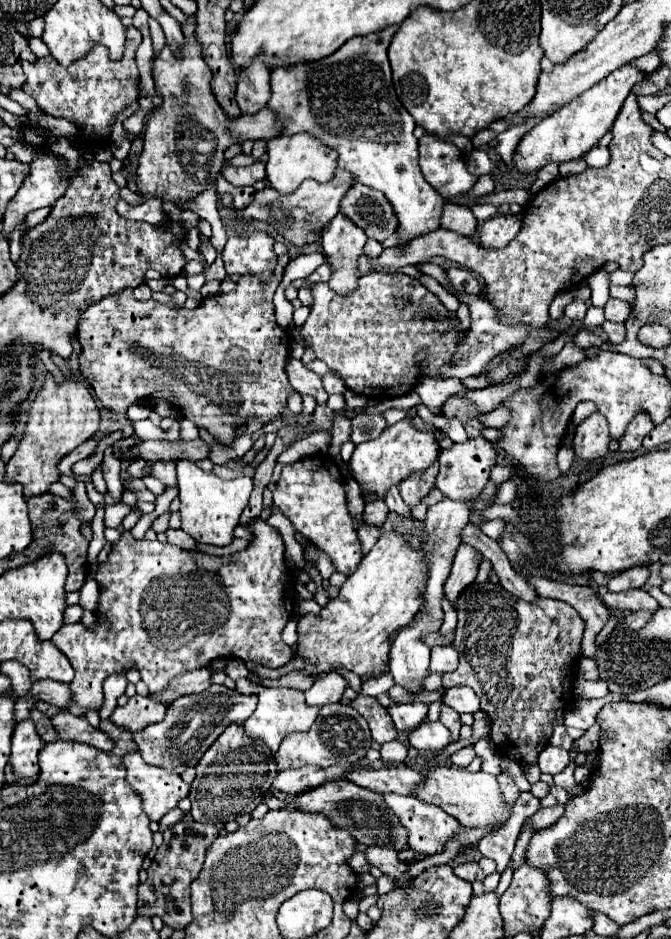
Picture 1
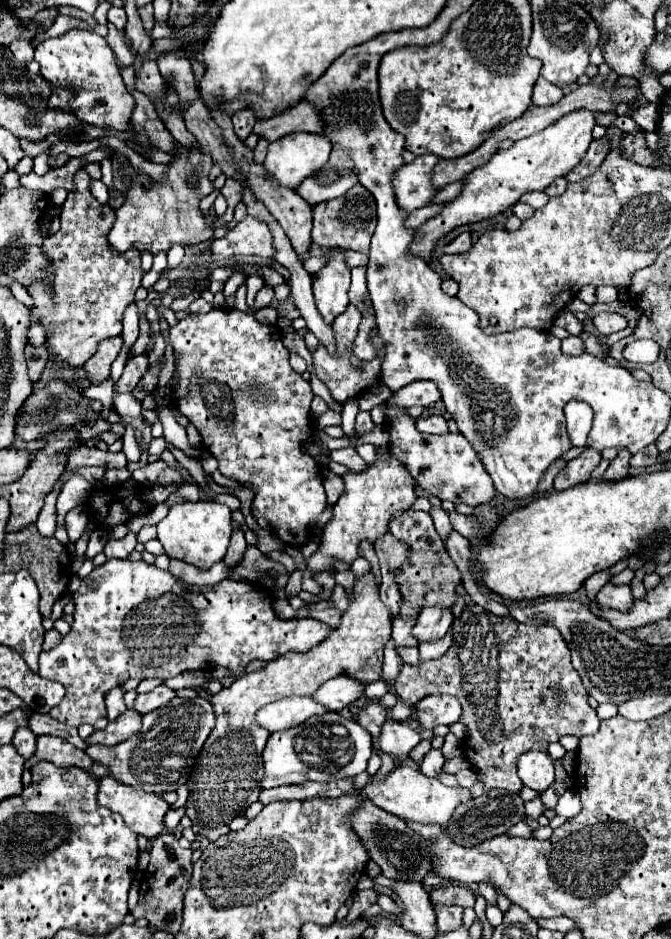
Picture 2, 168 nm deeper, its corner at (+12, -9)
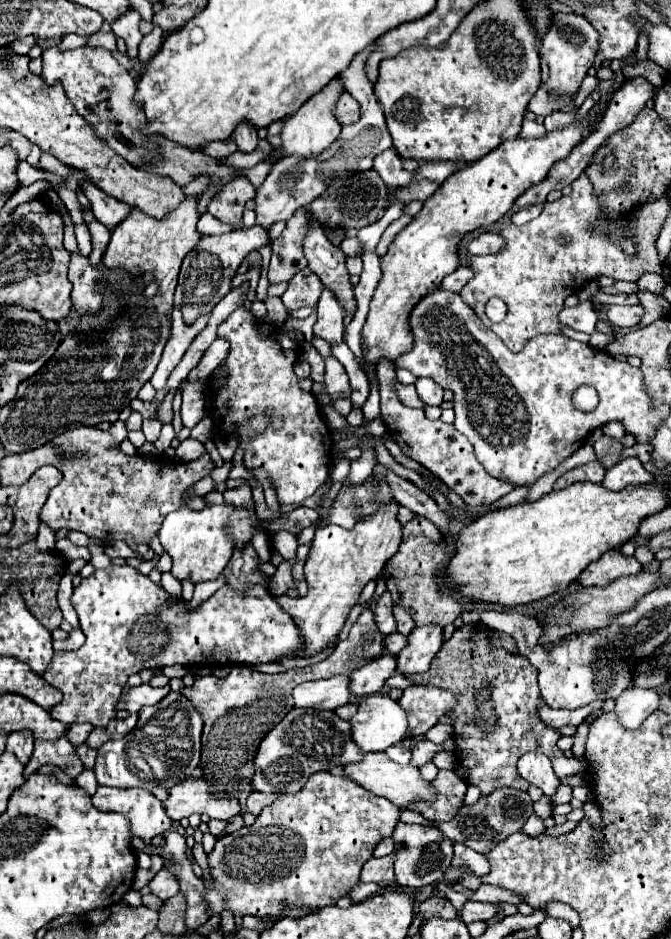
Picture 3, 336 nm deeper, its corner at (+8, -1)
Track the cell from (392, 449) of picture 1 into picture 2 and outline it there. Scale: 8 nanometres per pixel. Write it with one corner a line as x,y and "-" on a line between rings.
389,451
381,453
373,465
367,465
363,471
347,471
343,475
345,491
339,497
339,501
333,507
333,519
325,525
321,545
317,553
307,561
309,569
313,573
319,571
333,571
333,559
341,559
345,563
351,563
353,559
359,557
359,541
369,539
375,541
387,531
389,519
393,513
401,509
409,509
415,499
415,481
411,473
407,473
407,467
393,457

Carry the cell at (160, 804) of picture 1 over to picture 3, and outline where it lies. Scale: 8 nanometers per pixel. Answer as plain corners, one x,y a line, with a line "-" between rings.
99,785
91,801
99,811
123,813
131,823
131,833
143,839
145,845
149,845
153,837
165,833
173,823
161,801
147,789
117,789

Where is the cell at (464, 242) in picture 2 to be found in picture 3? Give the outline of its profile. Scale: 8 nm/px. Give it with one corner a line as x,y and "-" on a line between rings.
483,233
479,235
475,241
471,241
467,245
471,255
487,255
487,253
497,253
499,249
503,249
503,237
499,237
497,233

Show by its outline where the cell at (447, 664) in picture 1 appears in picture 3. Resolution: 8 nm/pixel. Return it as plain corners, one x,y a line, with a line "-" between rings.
393,633
393,635
389,635
389,637
385,637
383,639
385,643
385,649
389,651
389,653
393,653
393,655
397,655
405,645
407,645
407,637
403,637
403,635
399,635
399,633

